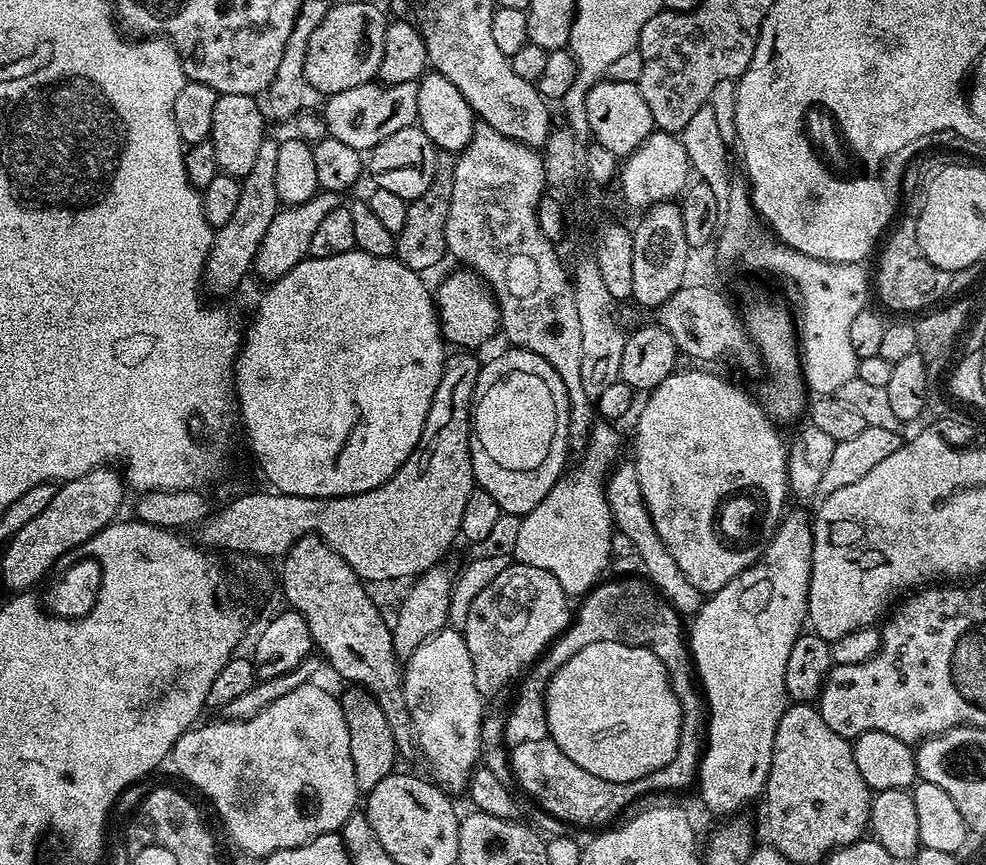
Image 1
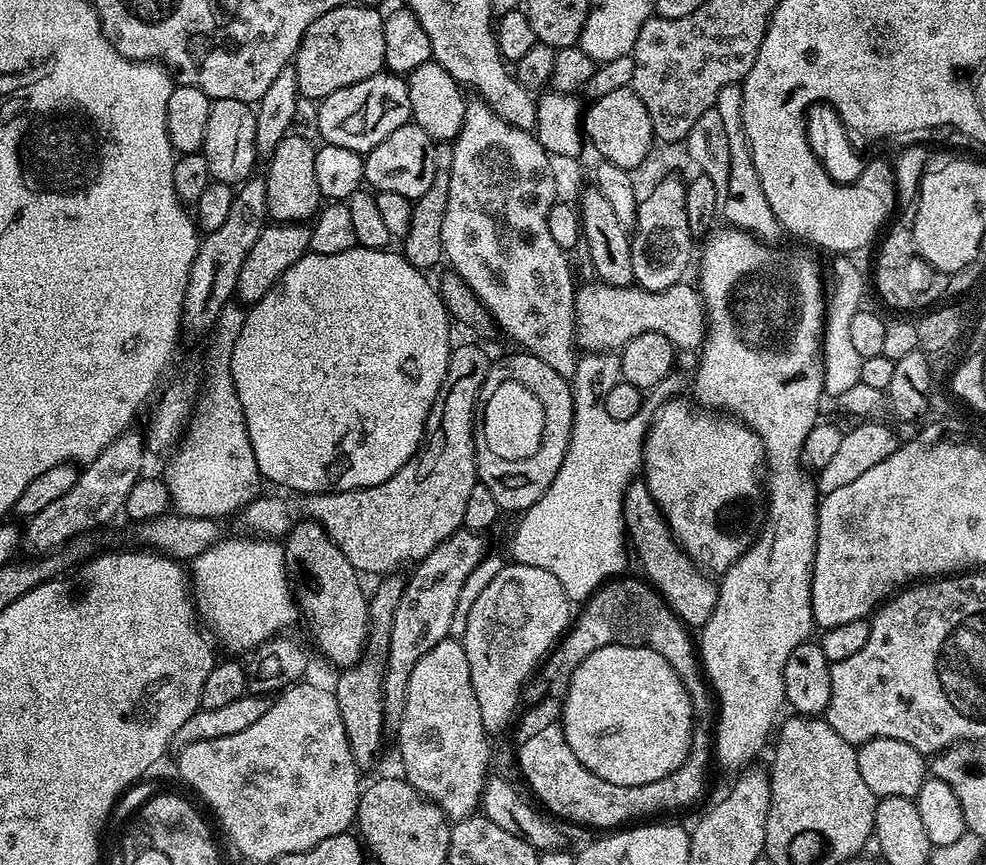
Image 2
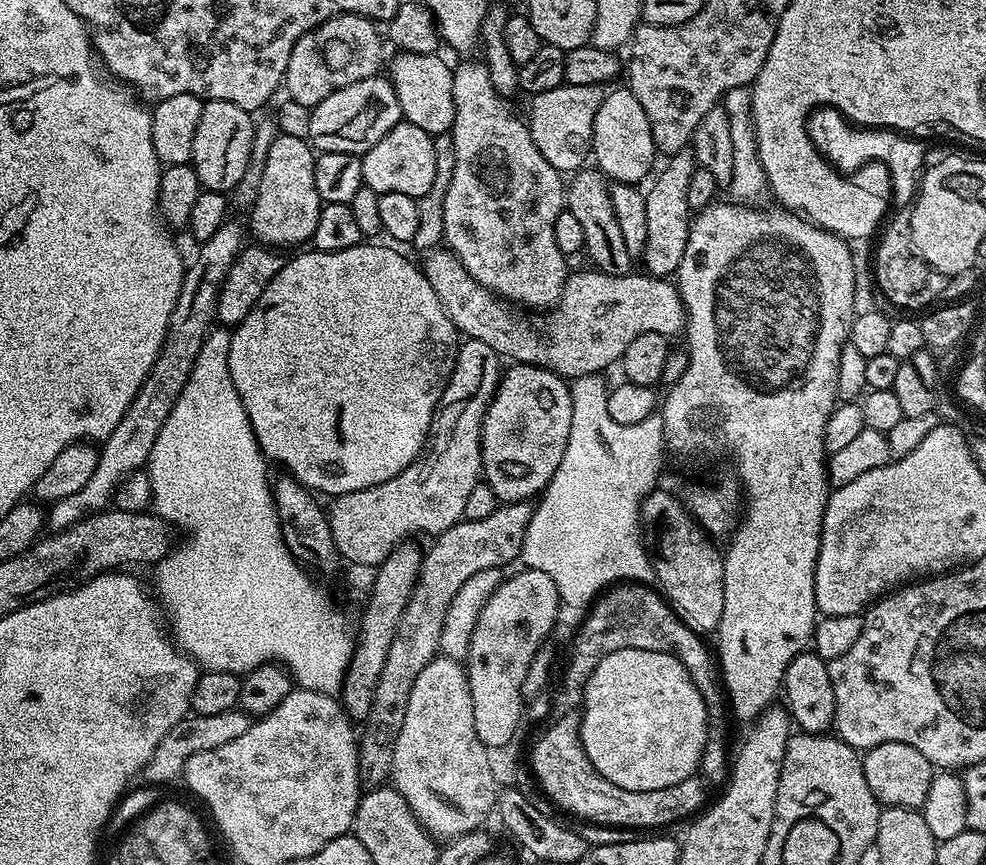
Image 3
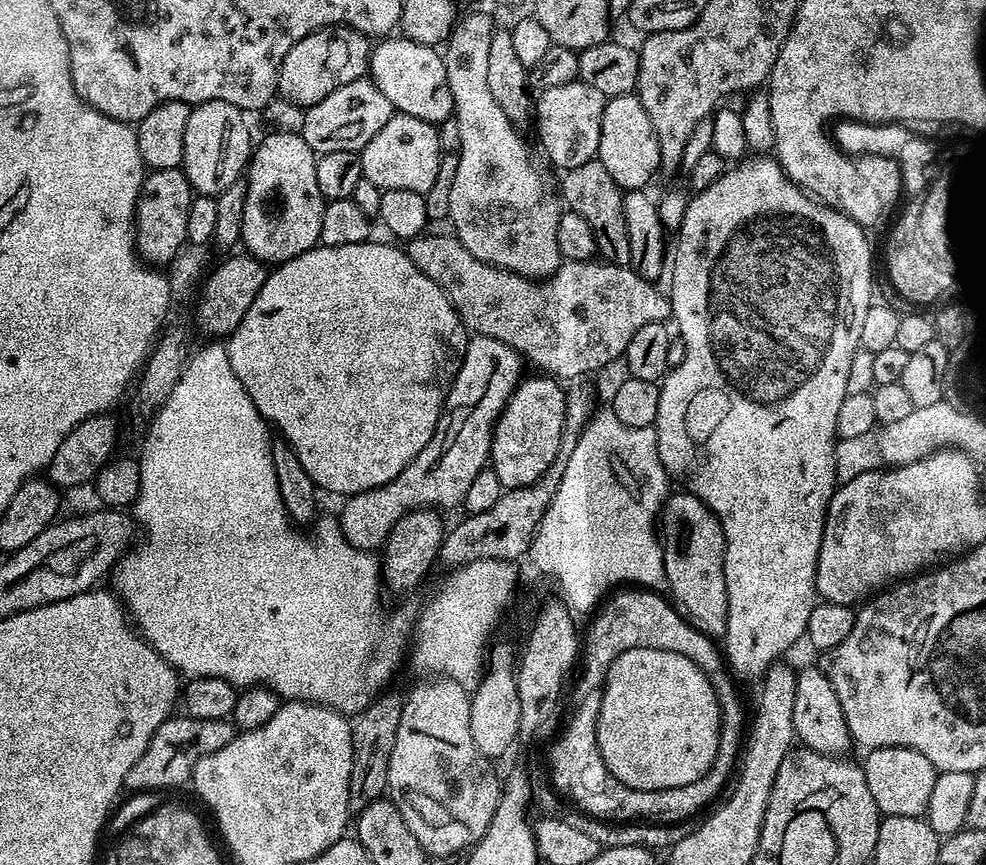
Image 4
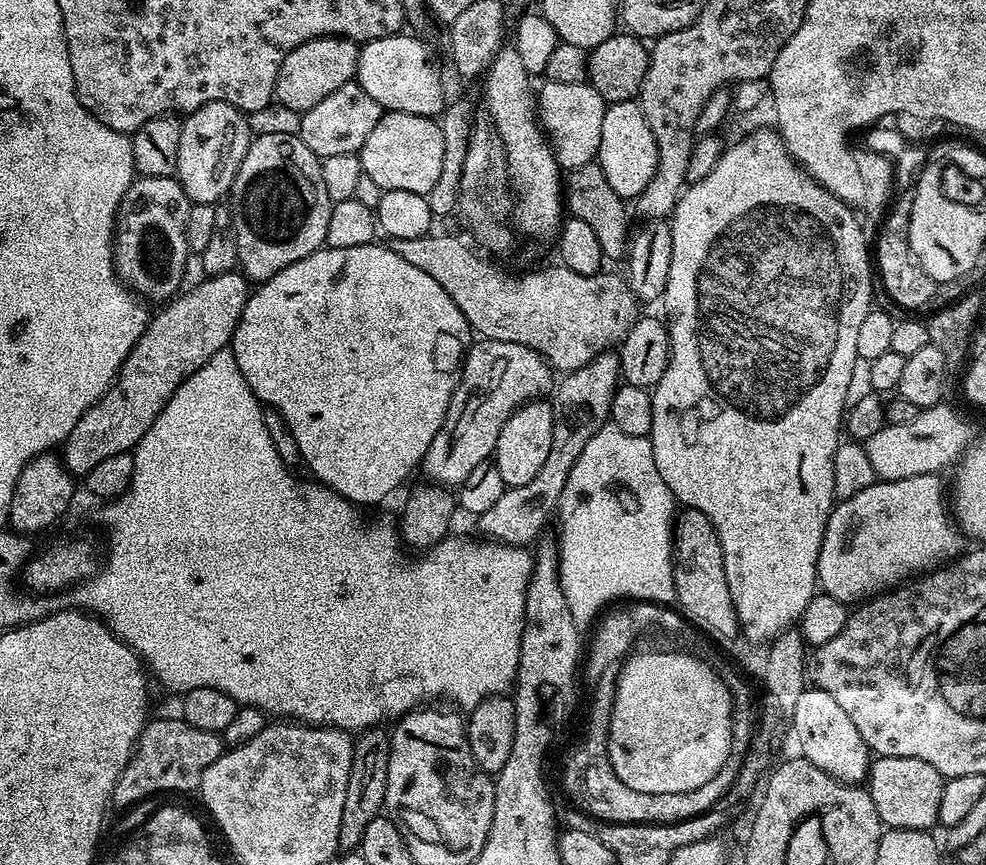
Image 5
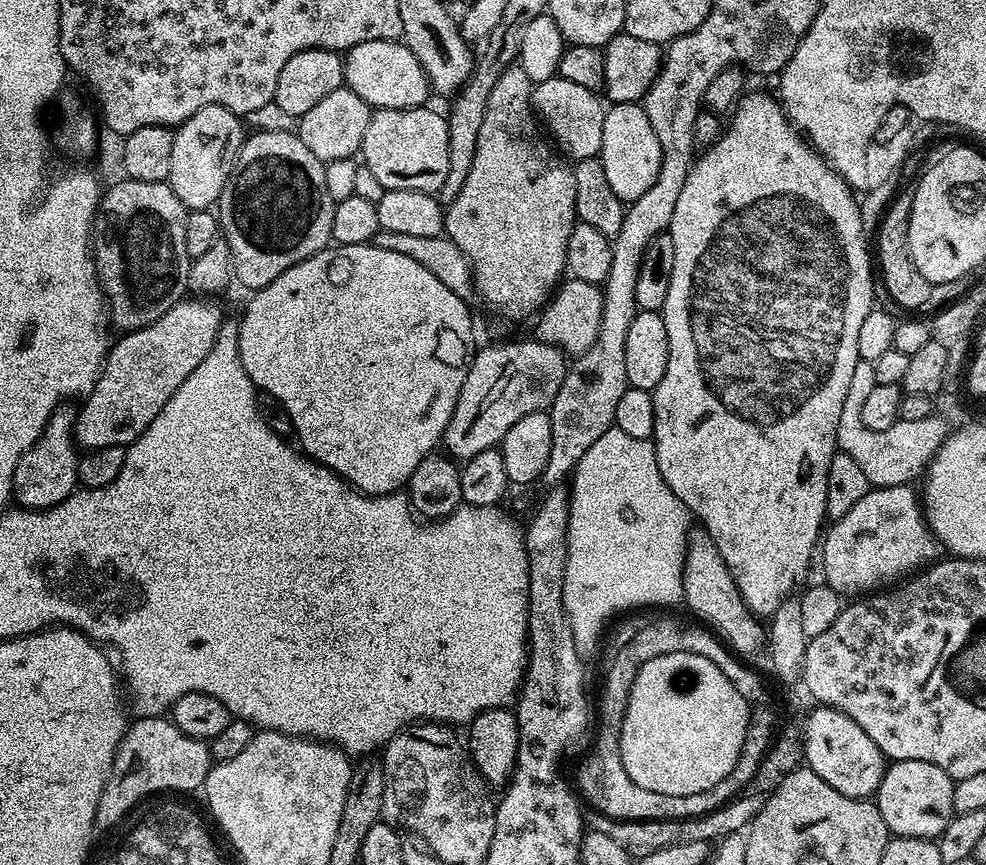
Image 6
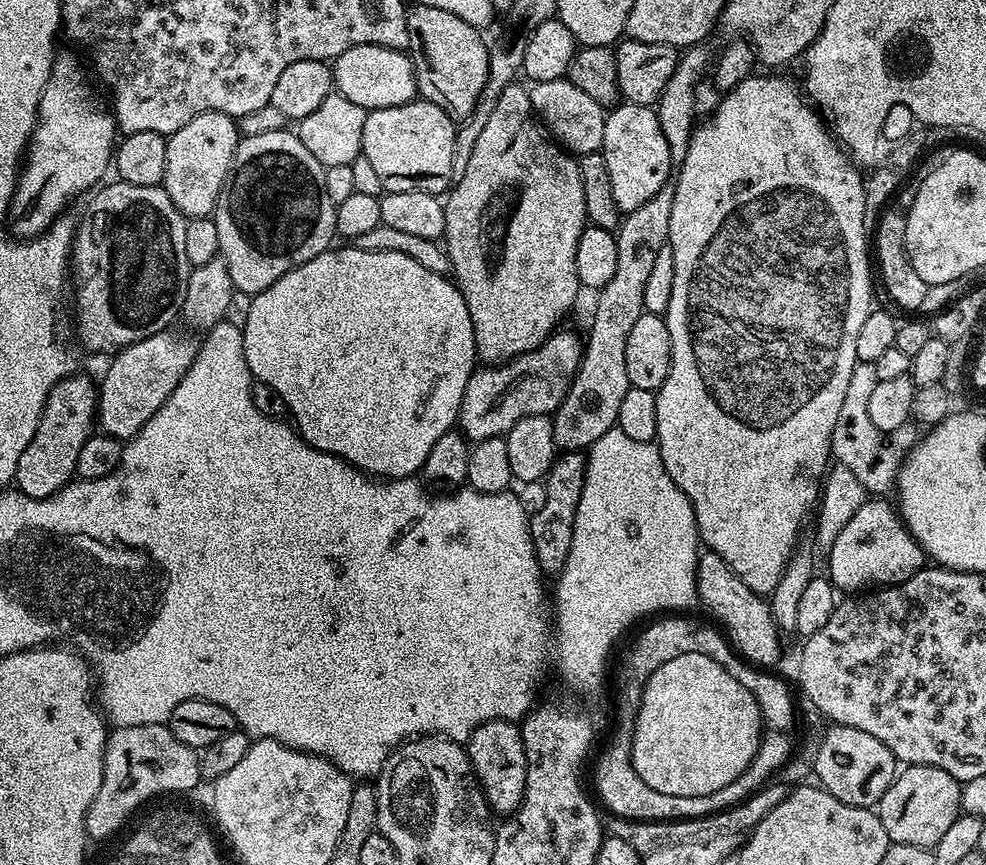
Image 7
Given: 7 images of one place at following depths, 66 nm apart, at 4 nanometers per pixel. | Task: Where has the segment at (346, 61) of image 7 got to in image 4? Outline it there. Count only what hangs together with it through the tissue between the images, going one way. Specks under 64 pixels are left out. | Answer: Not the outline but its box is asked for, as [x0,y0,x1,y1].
[368,38,453,126]

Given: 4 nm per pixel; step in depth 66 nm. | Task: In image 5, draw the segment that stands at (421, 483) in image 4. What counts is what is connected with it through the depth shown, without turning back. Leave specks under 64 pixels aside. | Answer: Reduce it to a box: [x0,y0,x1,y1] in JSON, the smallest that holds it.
[422,339,553,486]

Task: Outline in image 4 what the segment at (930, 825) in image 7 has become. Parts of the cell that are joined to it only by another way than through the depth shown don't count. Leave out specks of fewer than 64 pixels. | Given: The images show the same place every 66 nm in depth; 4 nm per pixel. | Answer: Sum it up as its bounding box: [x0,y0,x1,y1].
[862,748,938,816]

